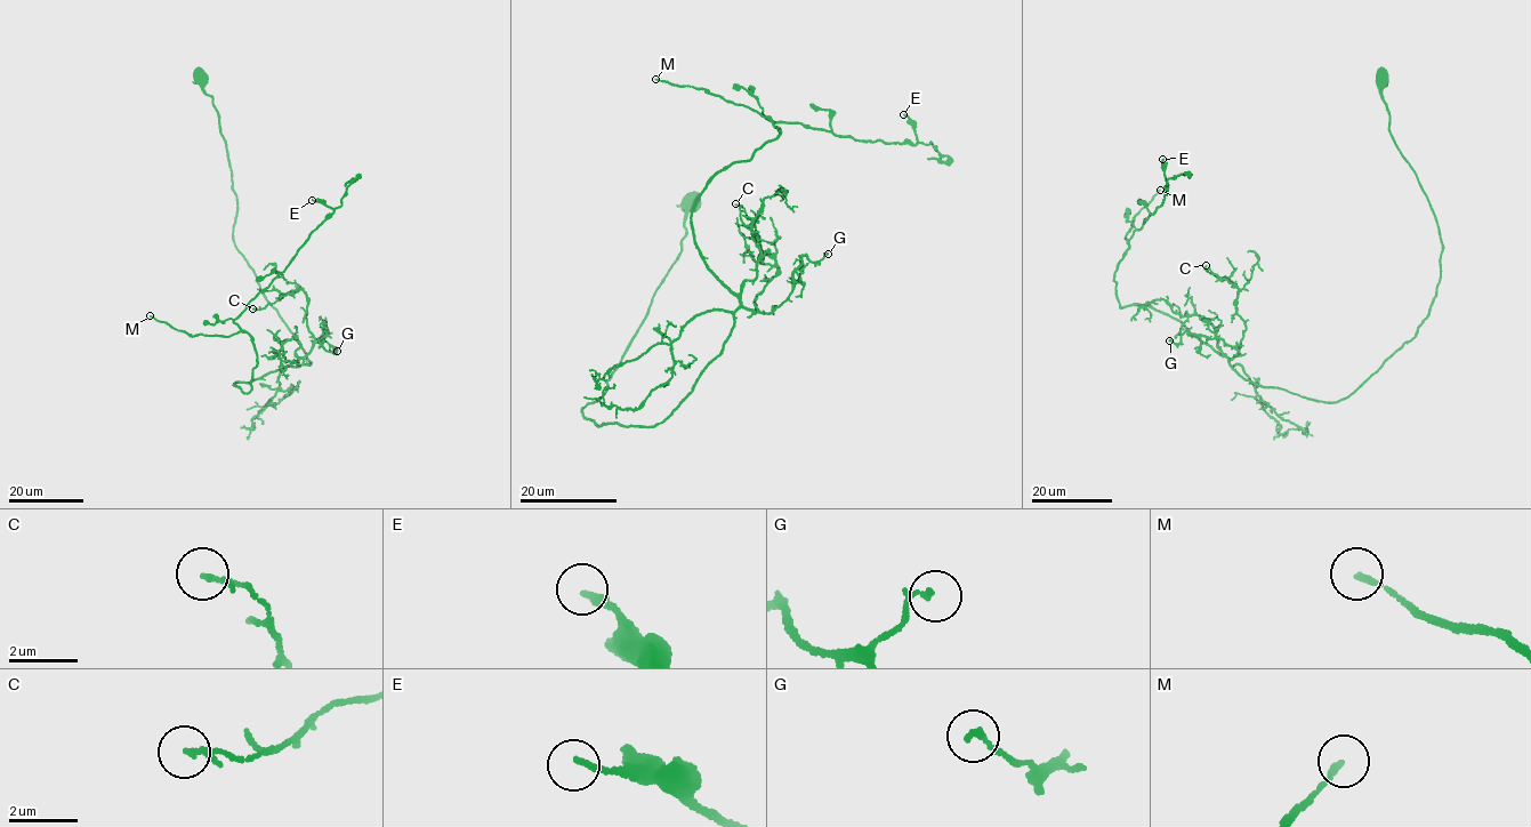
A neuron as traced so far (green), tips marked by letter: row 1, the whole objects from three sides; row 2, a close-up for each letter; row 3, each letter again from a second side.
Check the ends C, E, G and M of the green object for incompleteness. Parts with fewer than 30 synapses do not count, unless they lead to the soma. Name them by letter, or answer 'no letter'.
M

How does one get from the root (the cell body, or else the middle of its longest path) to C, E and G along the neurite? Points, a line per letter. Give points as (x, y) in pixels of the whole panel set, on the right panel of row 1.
C: (1382, 78), (1442, 243), (1416, 336), (1338, 401), (1265, 387), (1230, 364), (1239, 291), (1206, 265)
E: (1382, 78), (1441, 279), (1338, 401), (1119, 307), (1162, 159)
G: (1382, 78), (1390, 133), (1442, 243), (1416, 336), (1328, 402), (1246, 380), (1219, 339), (1169, 340)

